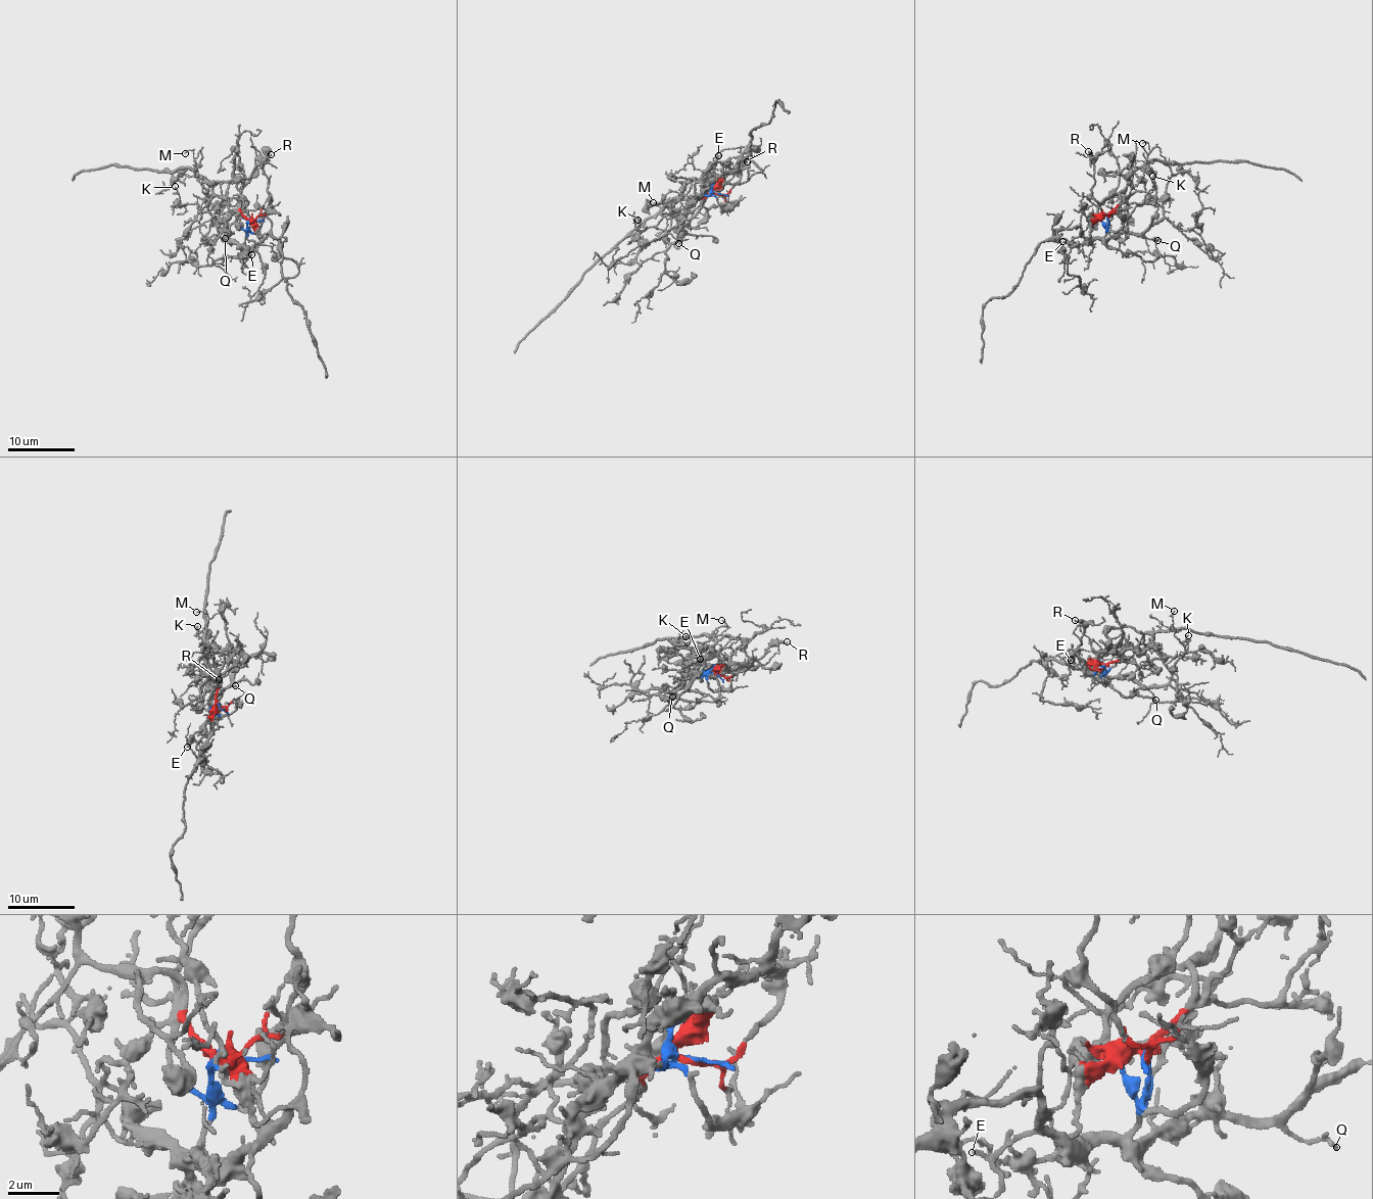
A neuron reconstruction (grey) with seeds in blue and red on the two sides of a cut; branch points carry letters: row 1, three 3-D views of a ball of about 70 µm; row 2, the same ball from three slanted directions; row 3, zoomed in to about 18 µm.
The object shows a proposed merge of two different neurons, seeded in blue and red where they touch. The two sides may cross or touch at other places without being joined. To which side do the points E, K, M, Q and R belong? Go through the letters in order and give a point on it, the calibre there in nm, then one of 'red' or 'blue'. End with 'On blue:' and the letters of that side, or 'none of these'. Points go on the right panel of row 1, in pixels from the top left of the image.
E: at (1062, 241); 140 nm thick; blue
K: at (1152, 176); 130 nm thick; blue
M: at (1142, 143); 90 nm thick; red
Q: at (1157, 240); 160 nm thick; blue
R: at (1088, 151); 150 nm thick; red
On blue: E, K, Q

